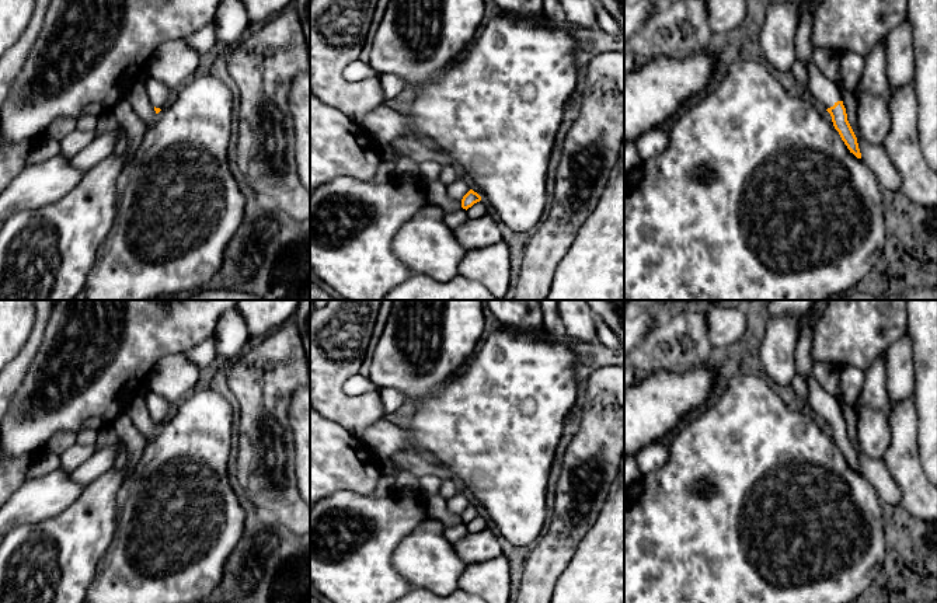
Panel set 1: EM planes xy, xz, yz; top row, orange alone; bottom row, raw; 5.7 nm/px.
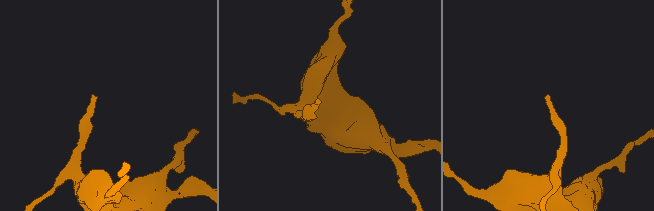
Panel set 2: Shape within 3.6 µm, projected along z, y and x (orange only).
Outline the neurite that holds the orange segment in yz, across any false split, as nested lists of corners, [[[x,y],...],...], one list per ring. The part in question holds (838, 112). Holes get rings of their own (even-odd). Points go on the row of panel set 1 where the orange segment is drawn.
[[[814,62],[807,66],[807,72],[808,90],[814,95],[815,102],[830,114],[833,126],[839,132],[850,153],[853,153],[857,158],[861,158],[857,137],[847,121],[846,108],[837,84],[829,80]]]

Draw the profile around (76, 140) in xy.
[[[76,129],[70,132],[65,139],[60,140],[60,154],[72,158],[79,151],[86,149],[95,139],[95,136],[95,130],[84,132]]]

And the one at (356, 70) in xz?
[[[356,59],[345,67],[344,77],[349,81],[358,81],[379,76],[369,63]]]

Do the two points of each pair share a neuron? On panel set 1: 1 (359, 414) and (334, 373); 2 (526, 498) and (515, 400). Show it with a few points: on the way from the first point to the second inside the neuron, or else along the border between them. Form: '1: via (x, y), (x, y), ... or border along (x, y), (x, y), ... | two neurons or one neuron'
1: via (349, 405), (334, 390), (334, 383) | one neuron
2: via (515, 474), (515, 424) | one neuron

